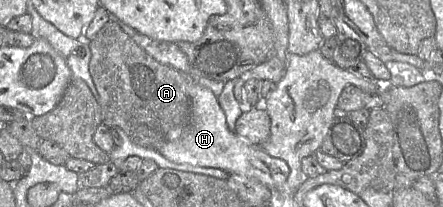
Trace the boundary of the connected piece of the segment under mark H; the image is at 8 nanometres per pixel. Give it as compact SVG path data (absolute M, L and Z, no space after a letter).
M194 83L189 87L189 96L191 100L189 122L177 133L172 133L157 148L161 155L175 163L222 169L229 174L255 178L269 189L282 188L290 173L285 161L270 156L260 146L252 145L231 132L217 97L208 88Z

